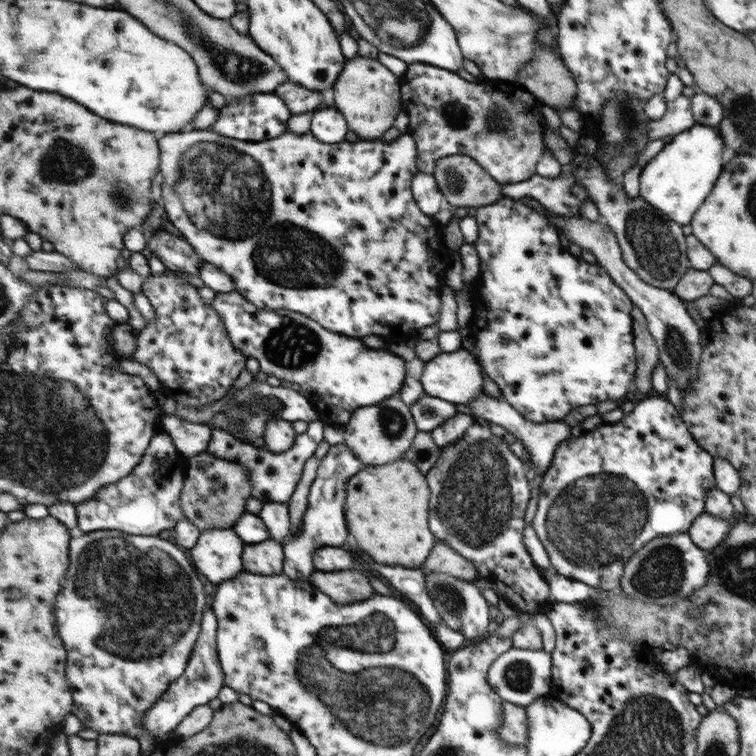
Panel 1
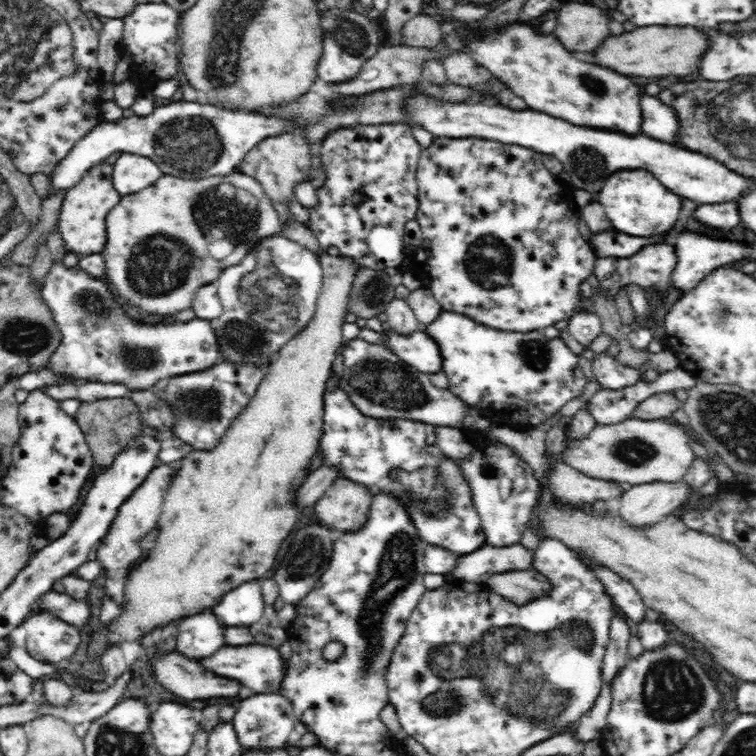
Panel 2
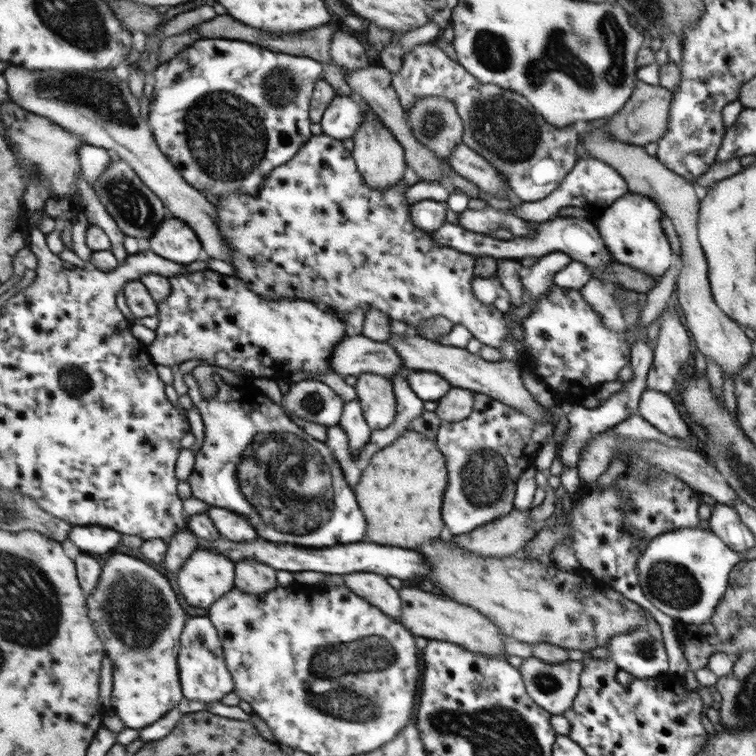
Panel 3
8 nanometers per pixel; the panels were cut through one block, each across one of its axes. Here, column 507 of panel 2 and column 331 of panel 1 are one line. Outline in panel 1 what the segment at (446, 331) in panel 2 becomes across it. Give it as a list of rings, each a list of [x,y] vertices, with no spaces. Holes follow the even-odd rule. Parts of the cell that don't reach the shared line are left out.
[[[239,291],[217,293],[213,308],[222,316],[229,336],[238,350],[258,360],[262,372],[281,381],[299,384],[319,403],[320,410],[332,412],[337,426],[346,426],[360,407],[398,396],[404,385],[404,360],[390,351],[370,350],[360,340],[330,332],[310,317],[296,312],[280,313],[258,309]]]

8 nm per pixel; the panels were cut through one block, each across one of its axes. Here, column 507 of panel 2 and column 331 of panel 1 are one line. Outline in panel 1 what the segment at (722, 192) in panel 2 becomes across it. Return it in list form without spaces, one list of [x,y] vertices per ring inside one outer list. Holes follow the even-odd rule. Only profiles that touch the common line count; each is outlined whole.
[[[337,108],[318,109],[312,115],[310,133],[326,144],[339,143],[345,140],[348,126],[344,114]]]

